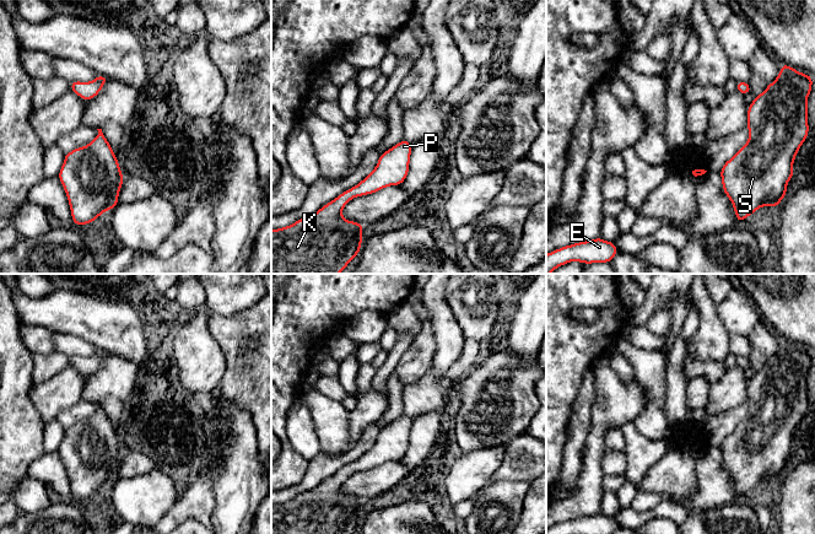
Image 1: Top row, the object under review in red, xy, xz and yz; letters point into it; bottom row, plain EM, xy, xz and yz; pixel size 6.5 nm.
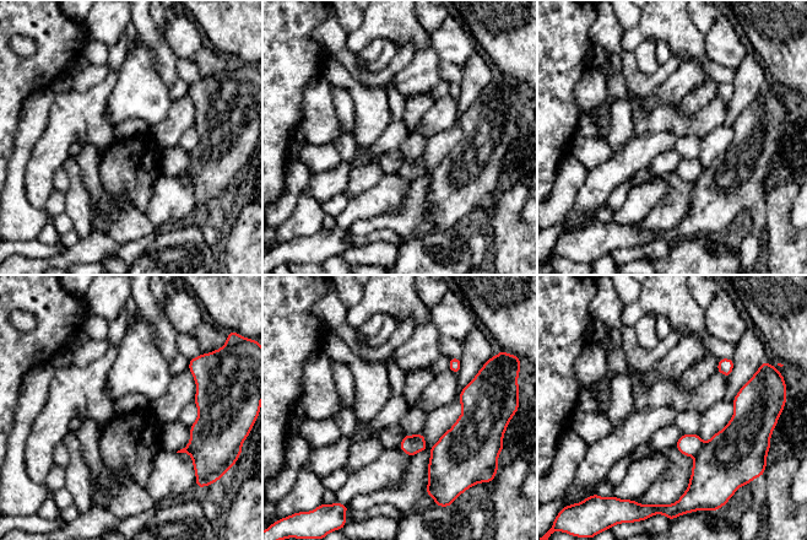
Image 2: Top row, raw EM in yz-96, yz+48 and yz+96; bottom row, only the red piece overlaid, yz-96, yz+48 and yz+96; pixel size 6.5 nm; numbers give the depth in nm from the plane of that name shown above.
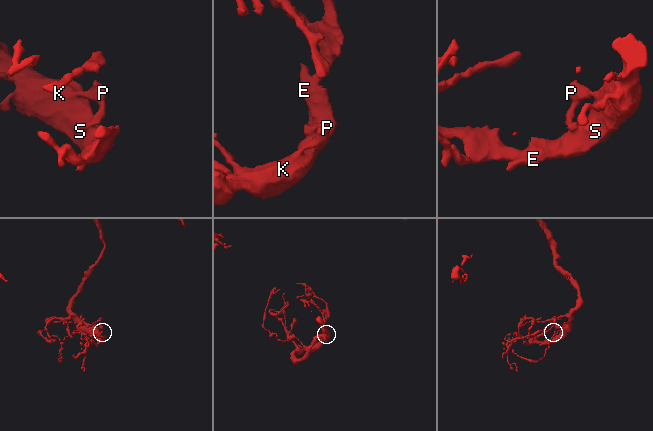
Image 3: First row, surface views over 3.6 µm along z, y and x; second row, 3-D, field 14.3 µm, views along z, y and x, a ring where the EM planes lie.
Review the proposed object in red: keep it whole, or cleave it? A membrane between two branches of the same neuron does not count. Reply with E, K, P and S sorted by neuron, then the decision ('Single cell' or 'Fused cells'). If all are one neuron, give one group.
Groups: E K P S. Single cell

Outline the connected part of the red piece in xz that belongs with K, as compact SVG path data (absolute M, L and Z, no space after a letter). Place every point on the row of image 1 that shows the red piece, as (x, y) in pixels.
M401 140L379 156L376 168L357 185L341 193L338 198L325 204L313 215L302 217L284 228L271 230L271 274L339 274L360 253L362 244L363 225L345 220L341 215L345 205L356 196L373 194L389 185L401 185L408 177L412 144Z

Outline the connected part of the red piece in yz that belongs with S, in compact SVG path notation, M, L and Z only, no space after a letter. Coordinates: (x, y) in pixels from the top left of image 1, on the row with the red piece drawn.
M783 63L777 79L747 107L749 140L719 172L723 192L734 206L738 223L765 205L776 209L786 196L787 184L795 176L793 162L809 134L806 99L811 87L810 75Z

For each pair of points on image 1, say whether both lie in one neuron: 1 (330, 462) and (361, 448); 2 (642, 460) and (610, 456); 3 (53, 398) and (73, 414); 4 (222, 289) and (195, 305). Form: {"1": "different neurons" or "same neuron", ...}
{"1": "same neuron", "2": "different neurons", "3": "different neurons", "4": "different neurons"}

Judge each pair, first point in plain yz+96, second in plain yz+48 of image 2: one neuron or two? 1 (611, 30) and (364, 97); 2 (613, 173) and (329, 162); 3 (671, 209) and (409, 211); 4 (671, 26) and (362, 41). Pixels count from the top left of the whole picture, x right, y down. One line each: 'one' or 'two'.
1: two
2: two
3: one
4: one

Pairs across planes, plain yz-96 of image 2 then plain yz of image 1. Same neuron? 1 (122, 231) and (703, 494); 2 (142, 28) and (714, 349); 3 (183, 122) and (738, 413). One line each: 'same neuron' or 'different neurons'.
1: different neurons
2: same neuron
3: different neurons

